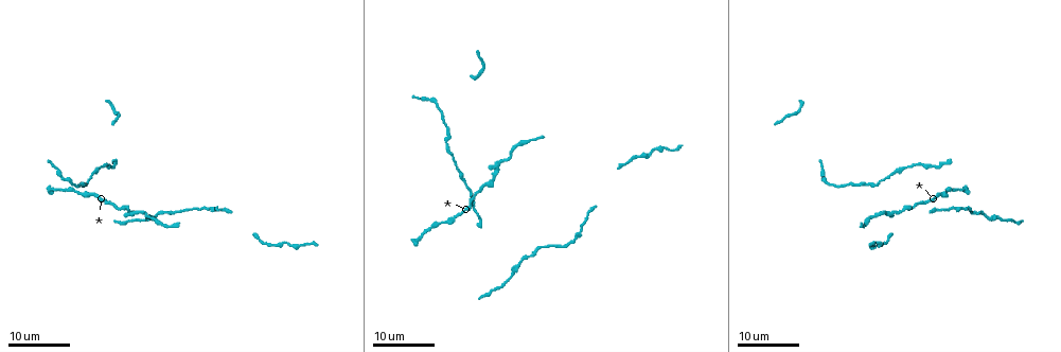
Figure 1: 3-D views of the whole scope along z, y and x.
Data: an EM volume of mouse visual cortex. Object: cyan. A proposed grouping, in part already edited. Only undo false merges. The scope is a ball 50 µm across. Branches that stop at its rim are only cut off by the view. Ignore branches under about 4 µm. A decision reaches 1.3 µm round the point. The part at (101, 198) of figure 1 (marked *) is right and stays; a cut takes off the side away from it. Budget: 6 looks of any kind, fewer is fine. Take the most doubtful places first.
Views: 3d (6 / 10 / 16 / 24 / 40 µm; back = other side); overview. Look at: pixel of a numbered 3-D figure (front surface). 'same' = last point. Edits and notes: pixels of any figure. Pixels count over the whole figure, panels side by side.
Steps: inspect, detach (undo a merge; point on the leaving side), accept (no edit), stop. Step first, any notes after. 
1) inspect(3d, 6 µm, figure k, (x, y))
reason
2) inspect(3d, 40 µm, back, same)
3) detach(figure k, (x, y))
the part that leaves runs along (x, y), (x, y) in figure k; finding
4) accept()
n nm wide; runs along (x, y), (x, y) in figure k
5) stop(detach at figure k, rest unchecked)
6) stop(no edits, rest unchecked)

inspect(3d, 24 µm, figure 1, (164, 223))
sudden change in width

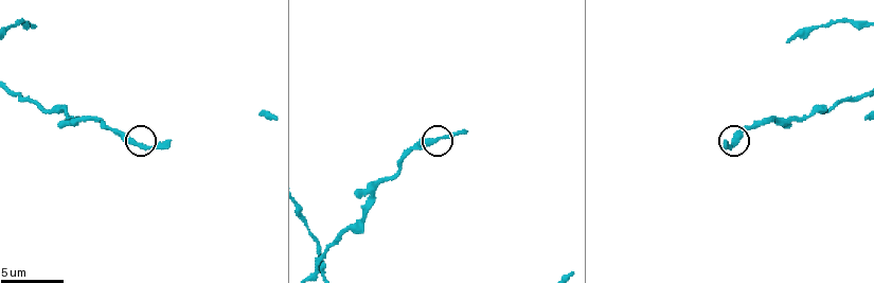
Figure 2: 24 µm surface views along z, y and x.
inspect(3d, 6 µm, figure 2, (138, 146))

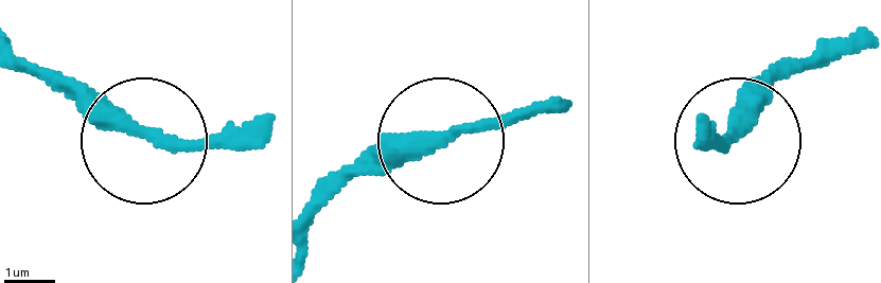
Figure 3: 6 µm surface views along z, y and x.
accept()
310 nm wide; runs along (315, 213), (353, 179), (404, 166), (455, 134), (564, 112) in figure 3; continuous, no second neuron

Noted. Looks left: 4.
inspect(3d, 24 µm, figure 1, (70, 179))

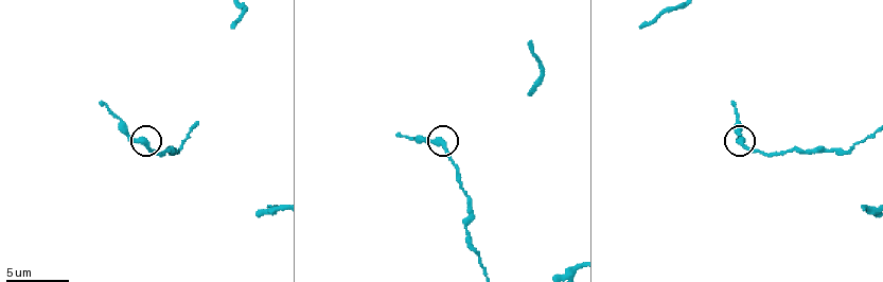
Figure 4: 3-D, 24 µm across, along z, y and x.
inspect(3d, 10 µm, figure 4, (440, 141))

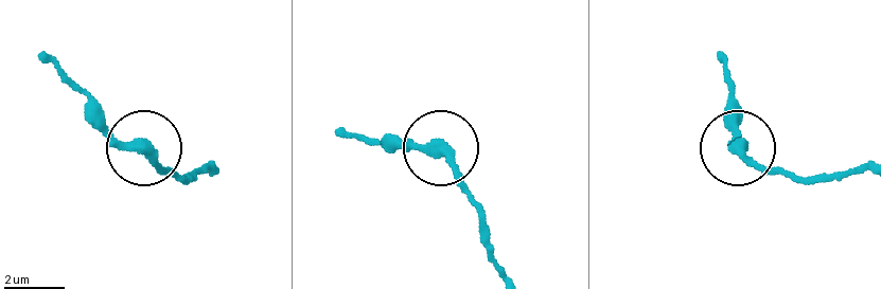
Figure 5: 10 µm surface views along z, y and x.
accept()
runs along (504, 273), (483, 213), (448, 152), (433, 145), (382, 145) in figure 5; all the same neuron

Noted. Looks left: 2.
inspect(3d, 16 µm, figure 1, (524, 260))

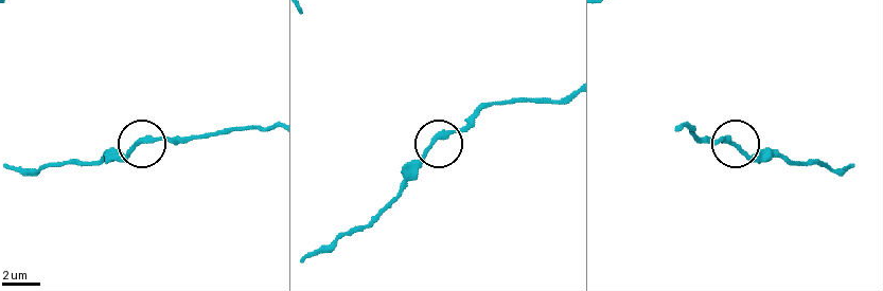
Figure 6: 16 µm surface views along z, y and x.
inspect(3d, 10 µm, figure 6, (727, 139))

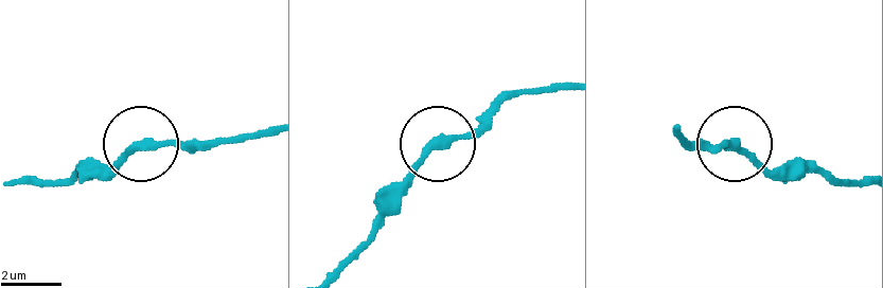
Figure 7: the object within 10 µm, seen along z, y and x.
accept()
side arm 11 µm; continuous, no second neuron

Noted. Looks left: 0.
stop(no edits, rest unchecked)

